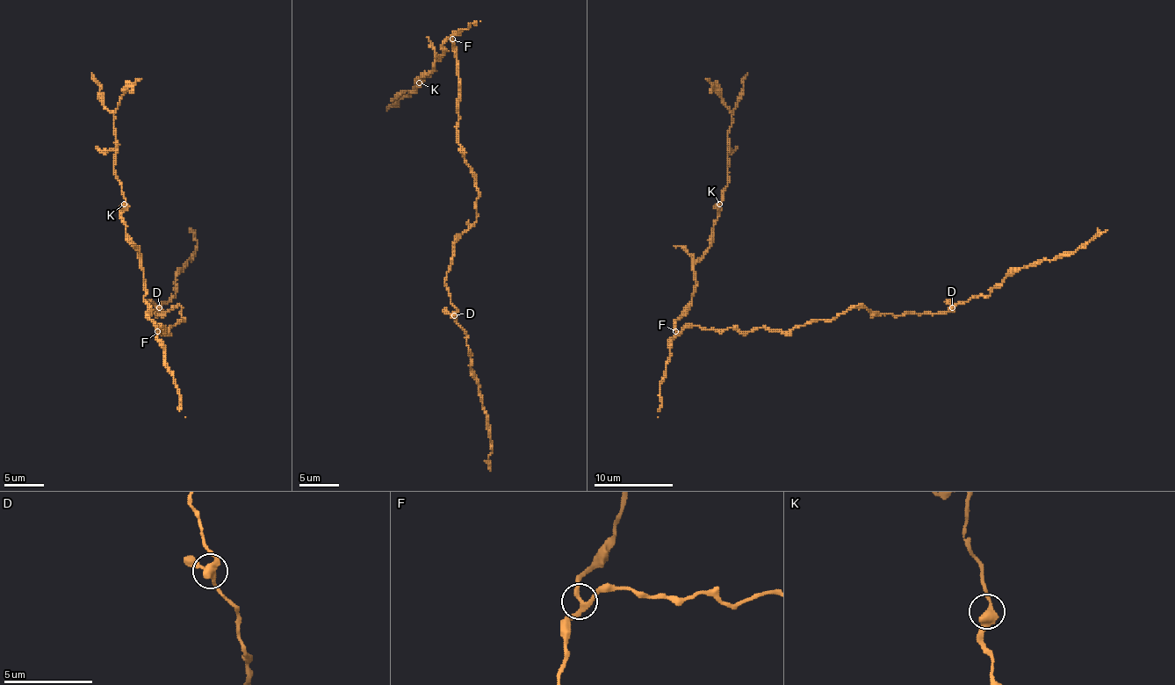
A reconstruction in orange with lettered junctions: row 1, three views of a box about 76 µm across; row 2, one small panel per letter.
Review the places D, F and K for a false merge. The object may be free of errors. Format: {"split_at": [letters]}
{"split_at": []}

